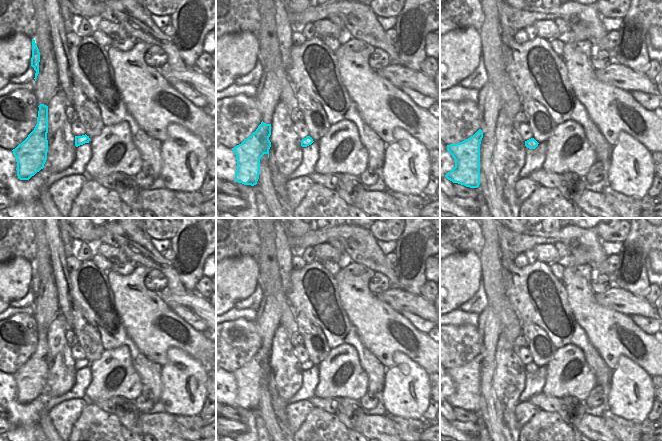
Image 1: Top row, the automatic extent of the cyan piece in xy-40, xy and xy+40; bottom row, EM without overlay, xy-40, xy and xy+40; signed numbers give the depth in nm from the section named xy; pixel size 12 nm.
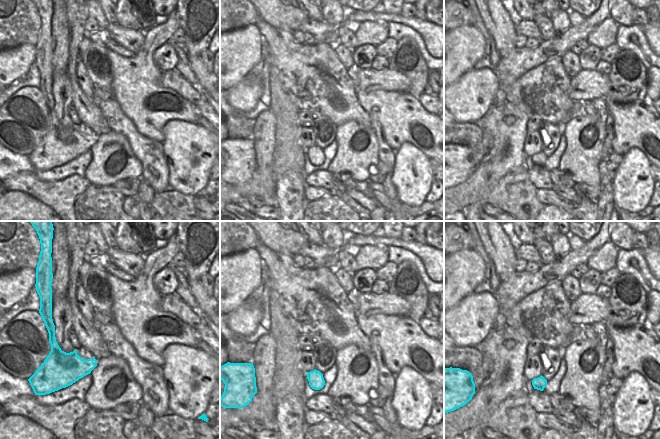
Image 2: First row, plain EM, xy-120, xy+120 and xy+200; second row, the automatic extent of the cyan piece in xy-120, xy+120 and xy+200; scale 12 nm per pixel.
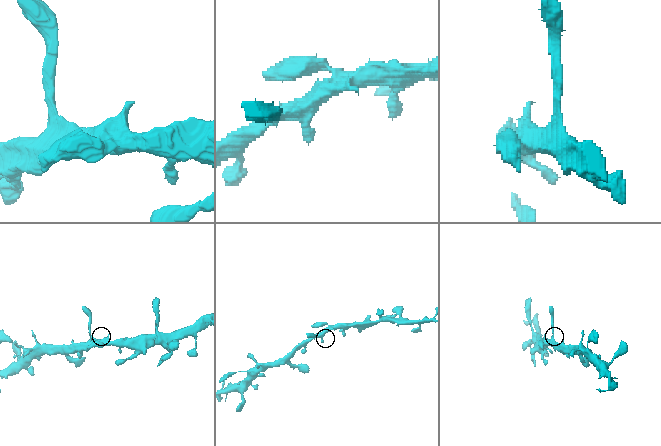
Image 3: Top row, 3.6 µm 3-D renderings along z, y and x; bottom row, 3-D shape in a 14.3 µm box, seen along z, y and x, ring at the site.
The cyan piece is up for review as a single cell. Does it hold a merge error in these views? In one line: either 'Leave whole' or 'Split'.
Leave whole

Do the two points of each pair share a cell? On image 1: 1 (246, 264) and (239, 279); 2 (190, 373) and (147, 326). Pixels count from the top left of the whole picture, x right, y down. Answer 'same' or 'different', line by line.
1: same
2: different

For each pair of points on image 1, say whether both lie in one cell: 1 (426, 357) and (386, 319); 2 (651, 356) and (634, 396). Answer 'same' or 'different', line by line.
1: same
2: different

